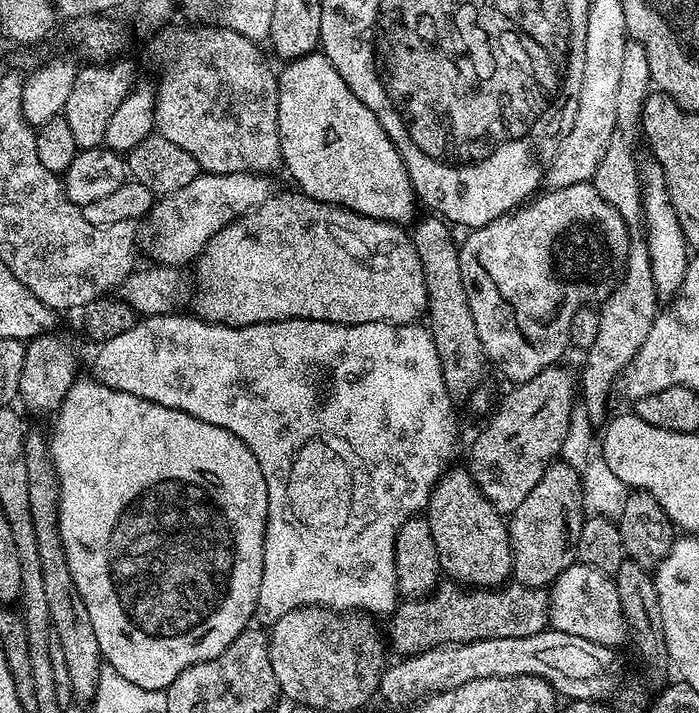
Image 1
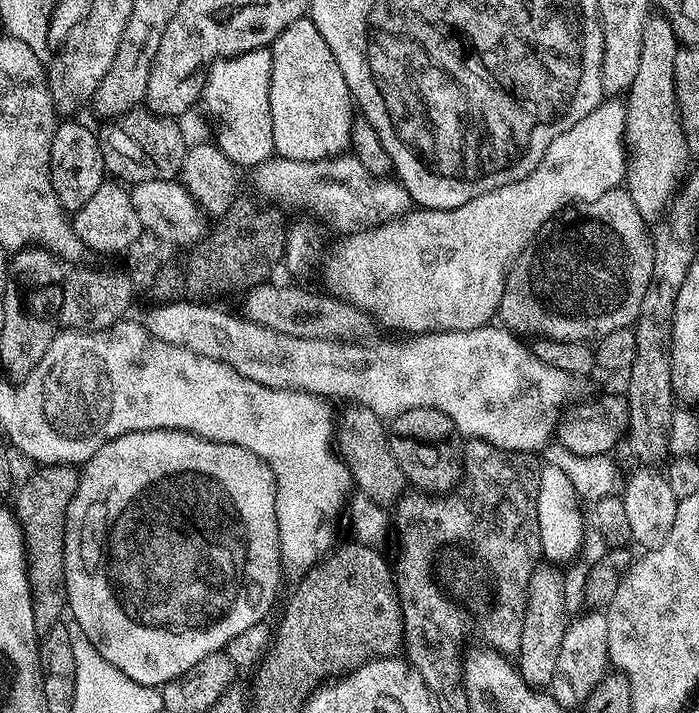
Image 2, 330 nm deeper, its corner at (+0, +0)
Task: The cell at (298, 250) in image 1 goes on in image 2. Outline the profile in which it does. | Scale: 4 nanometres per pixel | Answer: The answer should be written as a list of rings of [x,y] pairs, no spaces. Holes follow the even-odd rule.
[[[605,98],[601,100],[598,107],[590,110],[590,114],[586,114],[586,118],[582,118],[582,122],[574,122],[574,126],[570,126],[570,130],[566,130],[566,134],[558,134],[558,138],[554,138],[554,142],[550,142],[550,146],[546,146],[546,154],[542,154],[538,166],[534,170],[530,170],[530,174],[526,174],[526,178],[522,178],[518,182],[510,182],[506,186],[498,186],[494,190],[490,190],[486,194],[482,194],[457,208],[451,208],[450,210],[420,208],[419,210],[411,211],[408,216],[390,224],[380,225],[376,229],[366,232],[353,232],[345,235],[341,239],[344,241],[336,248],[336,273],[332,276],[332,284],[338,290],[336,292],[358,310],[364,311],[377,325],[379,325],[378,323],[385,324],[386,327],[397,328],[400,332],[412,332],[411,334],[465,332],[466,330],[474,330],[475,328],[491,325],[494,317],[500,311],[500,299],[504,289],[504,279],[508,276],[508,269],[511,268],[520,251],[542,230],[542,226],[547,220],[556,219],[569,206],[579,206],[594,202],[594,198],[602,198],[602,194],[621,187],[625,183],[629,162],[629,157],[626,155],[627,131],[628,109],[625,101],[620,98]]]

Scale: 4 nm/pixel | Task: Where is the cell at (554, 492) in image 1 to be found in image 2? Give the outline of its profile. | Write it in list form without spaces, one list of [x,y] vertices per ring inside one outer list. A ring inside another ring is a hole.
[[[537,570],[532,573],[528,587],[528,605],[522,622],[522,634],[518,651],[518,671],[530,687],[544,690],[549,687],[558,670],[558,650],[570,623],[570,615],[564,609],[564,584],[556,572]]]

